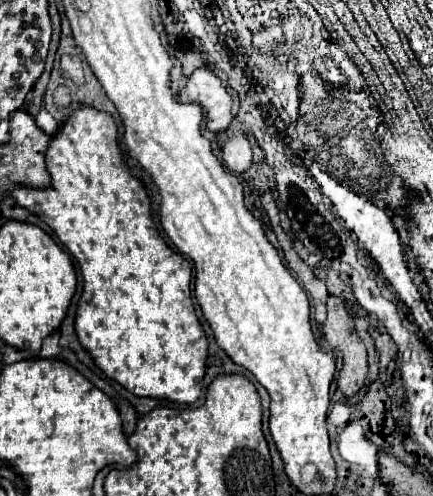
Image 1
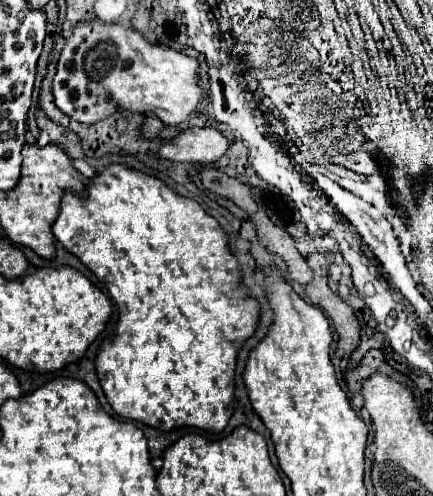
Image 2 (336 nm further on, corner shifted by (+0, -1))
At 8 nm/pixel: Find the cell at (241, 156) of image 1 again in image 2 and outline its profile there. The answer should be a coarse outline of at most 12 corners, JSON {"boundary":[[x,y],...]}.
{"boundary":[[189,128],[159,154],[211,164],[229,150],[215,128]]}

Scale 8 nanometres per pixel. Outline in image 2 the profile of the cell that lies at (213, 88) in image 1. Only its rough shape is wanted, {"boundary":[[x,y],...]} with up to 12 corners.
{"boundary":[[79,24],[53,96],[83,124],[113,112],[183,124],[197,58],[119,24]]}

